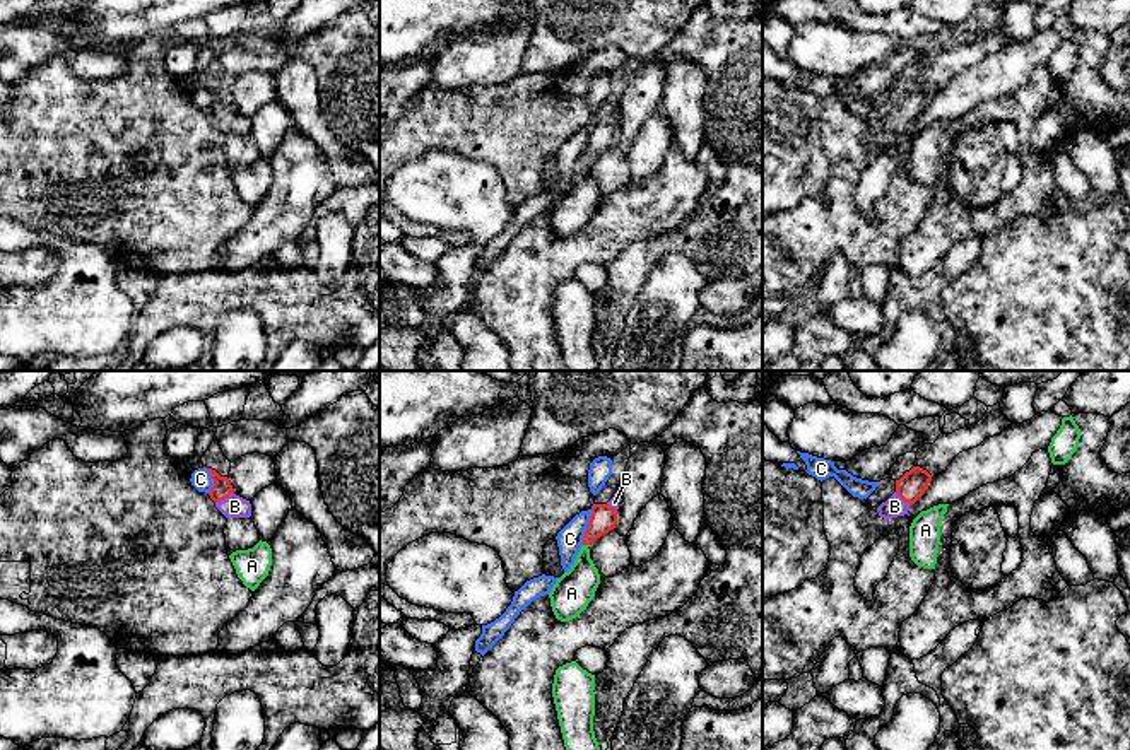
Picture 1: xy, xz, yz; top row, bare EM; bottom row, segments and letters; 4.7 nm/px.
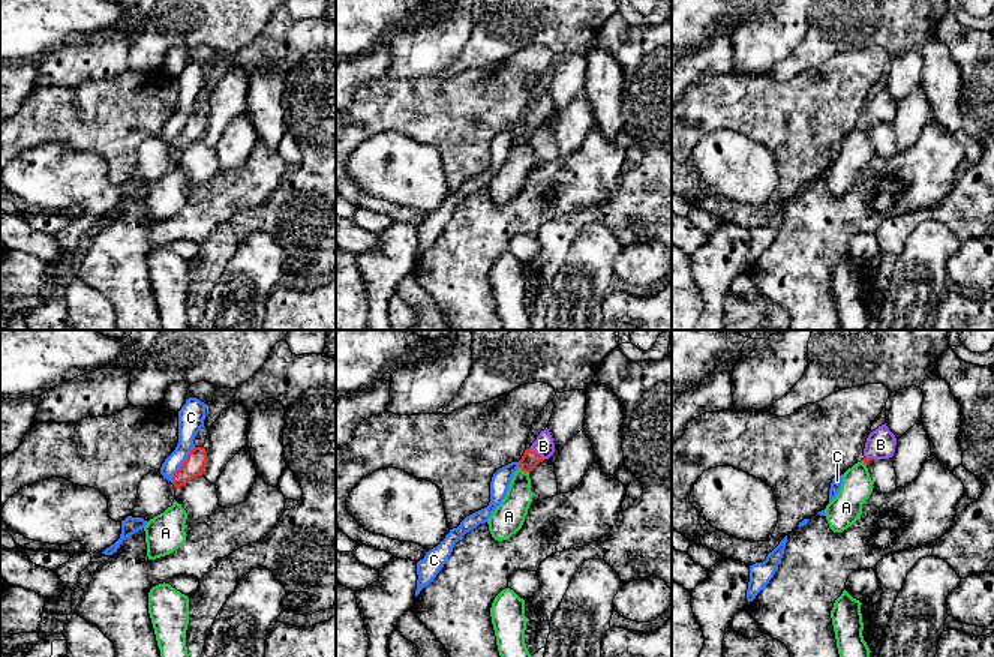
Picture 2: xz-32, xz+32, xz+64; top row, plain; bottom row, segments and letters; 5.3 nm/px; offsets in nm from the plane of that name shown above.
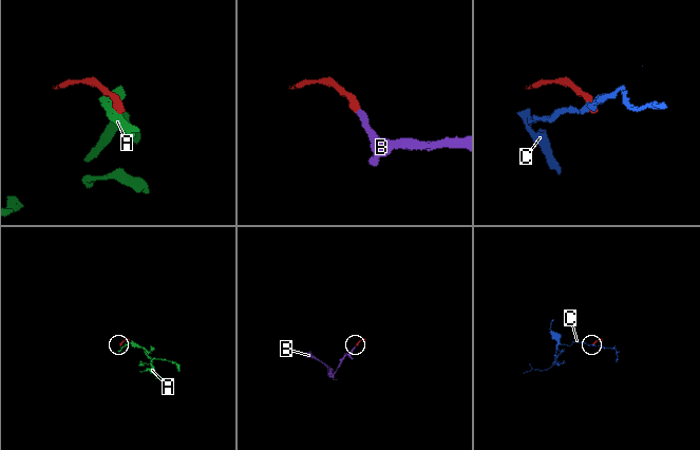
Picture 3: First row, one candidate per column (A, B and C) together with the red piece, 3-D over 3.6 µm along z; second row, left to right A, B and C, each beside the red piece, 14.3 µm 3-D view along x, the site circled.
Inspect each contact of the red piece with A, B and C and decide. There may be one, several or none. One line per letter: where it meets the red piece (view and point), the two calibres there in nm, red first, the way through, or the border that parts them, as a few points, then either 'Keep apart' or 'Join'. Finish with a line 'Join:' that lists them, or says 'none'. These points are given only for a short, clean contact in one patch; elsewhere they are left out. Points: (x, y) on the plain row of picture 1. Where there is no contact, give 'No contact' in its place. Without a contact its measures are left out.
A: Touches red at xz (585, 161). Thickness 130 nm (red) against 190 nm. Boundary: xz (582, 161), (588, 163). Keep apart
B: Touches red at xy (224, 115). Thickness 90 nm (red) against 110 nm. Path across: xy (223, 106), (224, 115), (235, 123). Join
C: Touches red at xz (588, 142). Thickness 130 nm (red) against 120 nm. Boundary: xz (595, 122), (580, 161). Keep apart
Join: B

